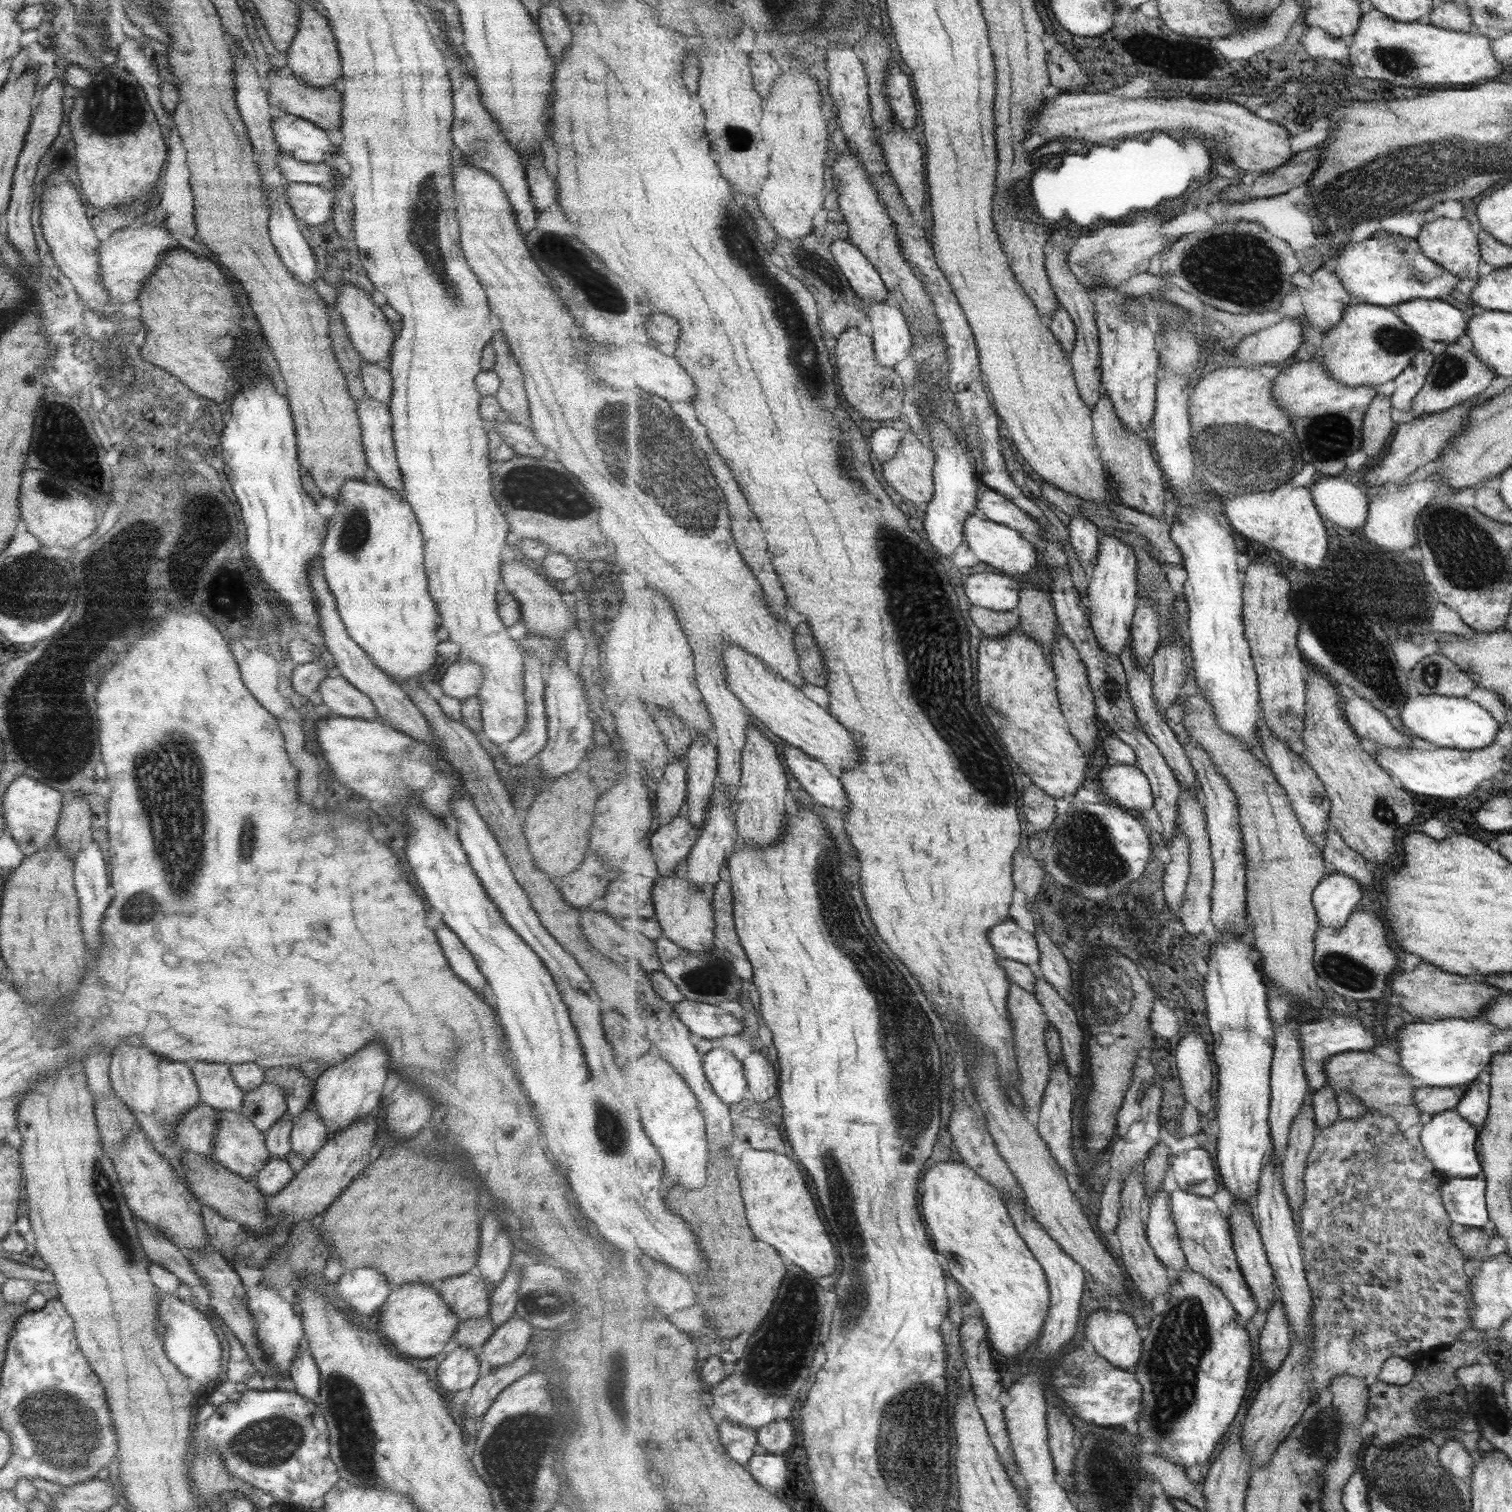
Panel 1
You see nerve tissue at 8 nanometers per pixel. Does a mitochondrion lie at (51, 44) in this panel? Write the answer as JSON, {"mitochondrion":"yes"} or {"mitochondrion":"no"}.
{"mitochondrion":"no"}

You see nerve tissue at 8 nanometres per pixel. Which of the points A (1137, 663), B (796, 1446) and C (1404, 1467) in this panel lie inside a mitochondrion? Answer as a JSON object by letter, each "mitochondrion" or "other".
{"A":"other","B":"other","C":"mitochondrion"}

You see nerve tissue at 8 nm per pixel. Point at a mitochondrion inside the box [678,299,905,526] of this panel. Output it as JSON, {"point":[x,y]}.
{"point":[844,459]}

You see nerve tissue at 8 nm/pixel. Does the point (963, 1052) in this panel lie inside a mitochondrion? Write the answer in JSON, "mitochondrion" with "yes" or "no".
{"mitochondrion":"no"}

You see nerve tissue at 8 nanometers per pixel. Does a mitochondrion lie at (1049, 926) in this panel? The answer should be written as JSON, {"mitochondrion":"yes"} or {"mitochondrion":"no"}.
{"mitochondrion":"no"}

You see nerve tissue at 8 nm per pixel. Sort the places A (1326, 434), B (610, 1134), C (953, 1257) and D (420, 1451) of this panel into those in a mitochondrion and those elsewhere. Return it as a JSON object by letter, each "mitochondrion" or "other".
{"A":"mitochondrion","B":"mitochondrion","C":"other","D":"other"}

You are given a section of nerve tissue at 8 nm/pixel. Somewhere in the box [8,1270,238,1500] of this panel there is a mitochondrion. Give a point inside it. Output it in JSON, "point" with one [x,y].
{"point":[63,1427]}

